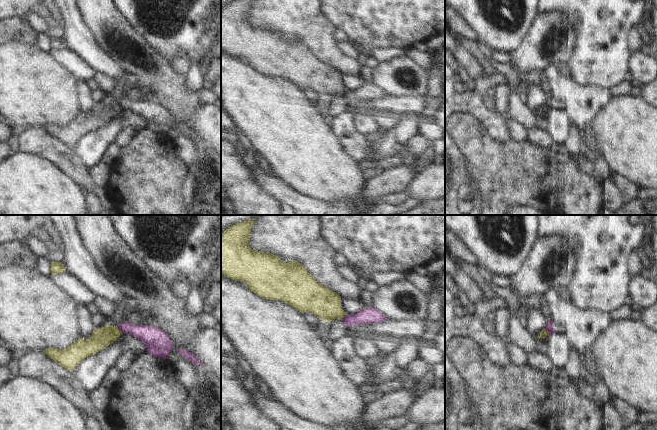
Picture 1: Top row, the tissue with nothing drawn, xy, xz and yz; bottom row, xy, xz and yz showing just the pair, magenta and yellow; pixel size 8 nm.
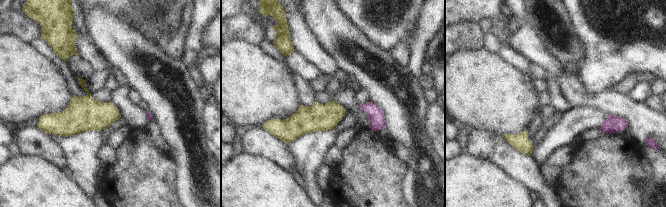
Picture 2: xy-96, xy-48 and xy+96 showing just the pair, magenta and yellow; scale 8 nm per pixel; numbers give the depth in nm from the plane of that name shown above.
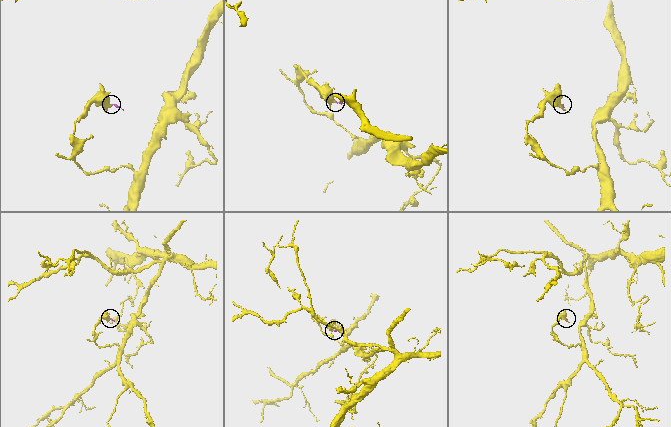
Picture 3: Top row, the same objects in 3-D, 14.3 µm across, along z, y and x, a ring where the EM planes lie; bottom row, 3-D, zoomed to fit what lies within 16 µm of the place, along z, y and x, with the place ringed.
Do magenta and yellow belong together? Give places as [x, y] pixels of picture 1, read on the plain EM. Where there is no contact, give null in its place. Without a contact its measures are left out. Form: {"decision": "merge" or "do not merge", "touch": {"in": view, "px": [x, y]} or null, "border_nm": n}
{"decision": "do not merge", "touch": {"in": "xy", "px": [119, 105]}, "border_nm": 90}

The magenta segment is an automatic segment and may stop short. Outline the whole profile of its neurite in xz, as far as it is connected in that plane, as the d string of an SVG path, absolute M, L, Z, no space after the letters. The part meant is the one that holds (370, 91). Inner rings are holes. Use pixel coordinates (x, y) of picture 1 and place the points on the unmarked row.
M373 83L364 84L356 90L347 90L340 97L328 98L327 114L330 118L344 112L351 101L372 100L385 97L387 94Z

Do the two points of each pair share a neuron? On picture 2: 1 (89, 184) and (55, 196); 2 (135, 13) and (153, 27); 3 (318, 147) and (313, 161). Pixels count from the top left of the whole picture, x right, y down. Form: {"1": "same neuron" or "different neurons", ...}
{"1": "different neurons", "2": "different neurons", "3": "same neuron"}

